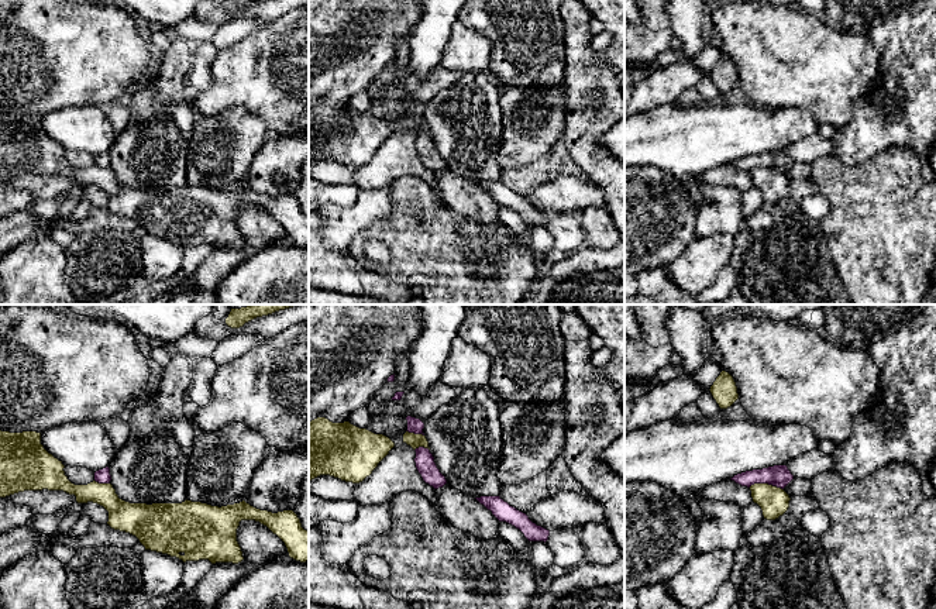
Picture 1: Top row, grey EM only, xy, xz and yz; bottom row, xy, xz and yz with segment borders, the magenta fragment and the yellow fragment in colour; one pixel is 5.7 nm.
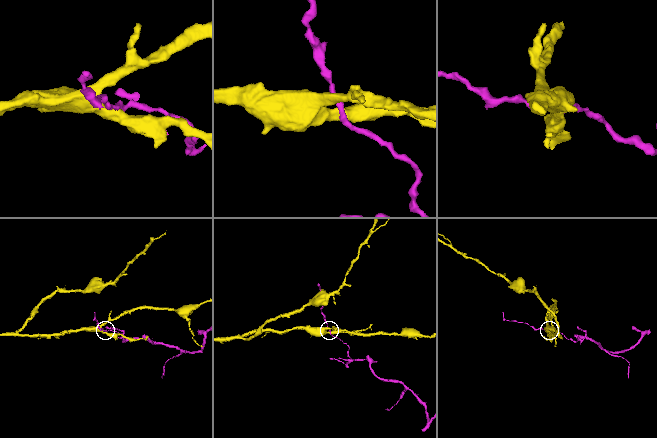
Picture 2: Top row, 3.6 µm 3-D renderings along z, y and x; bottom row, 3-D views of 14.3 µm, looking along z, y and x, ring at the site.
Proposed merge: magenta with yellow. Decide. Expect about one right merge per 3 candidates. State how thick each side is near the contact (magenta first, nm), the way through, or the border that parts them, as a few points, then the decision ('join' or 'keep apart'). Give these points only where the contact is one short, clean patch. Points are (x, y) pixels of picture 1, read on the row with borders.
130 nm thick on the magenta side, 170 nm on the other; border along yz (749, 487), (770, 484), (783, 489); keep apart

